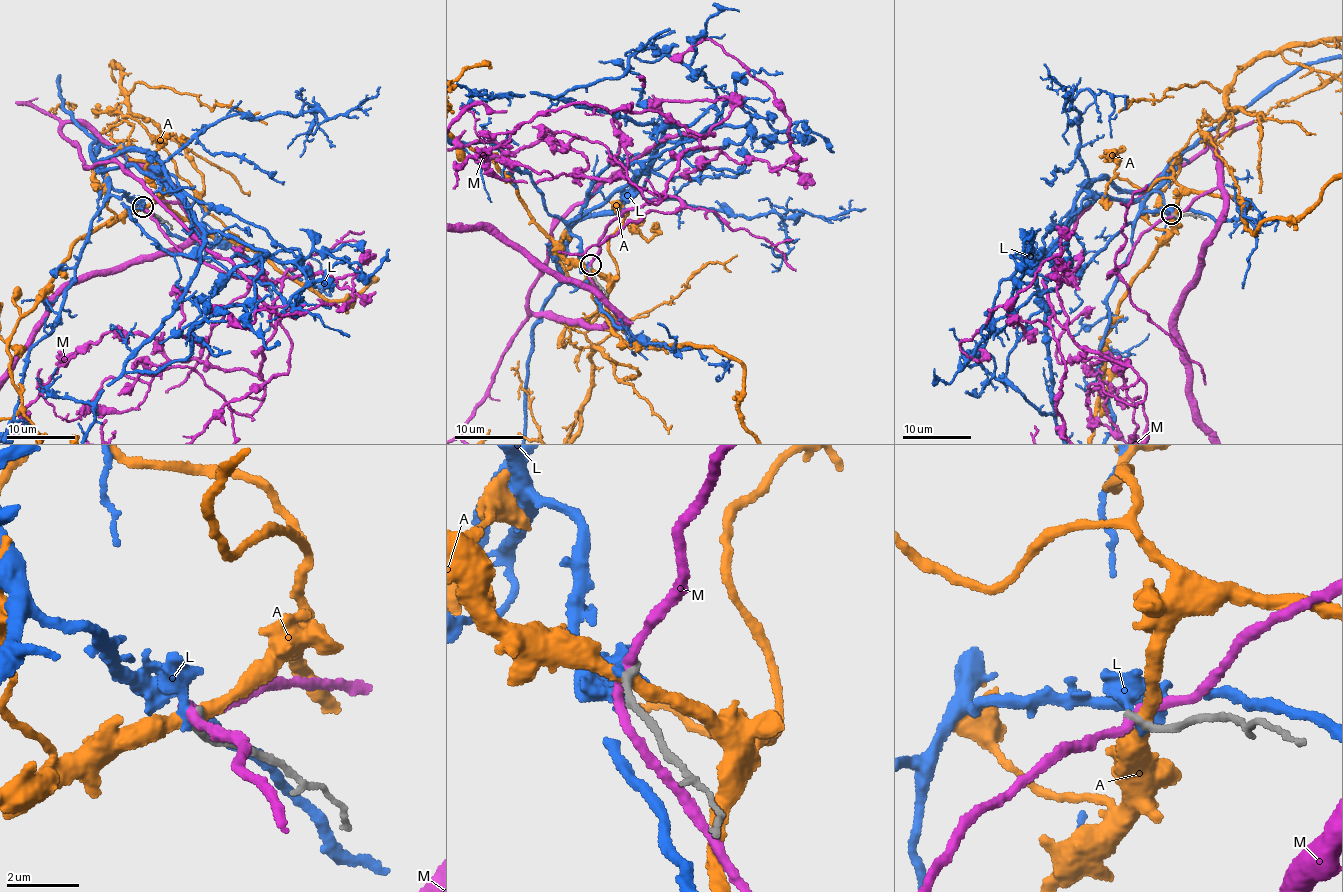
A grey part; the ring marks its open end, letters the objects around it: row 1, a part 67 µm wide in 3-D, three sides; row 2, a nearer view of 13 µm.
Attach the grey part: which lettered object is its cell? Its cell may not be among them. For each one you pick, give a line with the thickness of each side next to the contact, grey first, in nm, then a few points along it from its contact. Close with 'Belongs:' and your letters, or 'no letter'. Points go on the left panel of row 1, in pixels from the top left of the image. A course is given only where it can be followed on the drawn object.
Belongs: no letter

